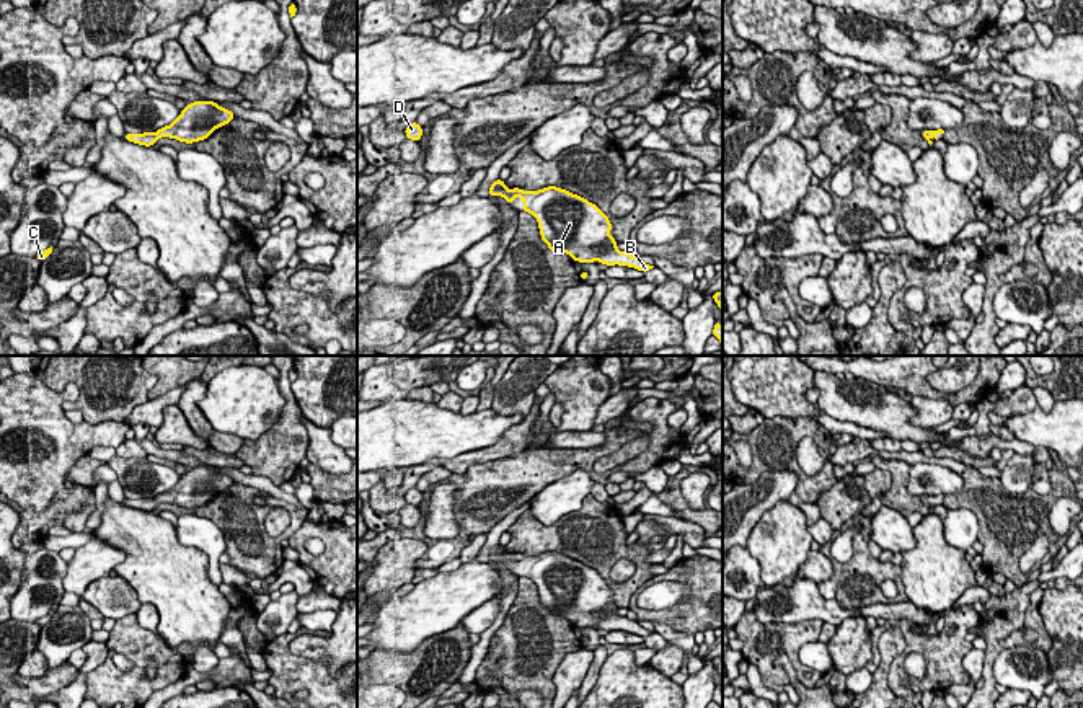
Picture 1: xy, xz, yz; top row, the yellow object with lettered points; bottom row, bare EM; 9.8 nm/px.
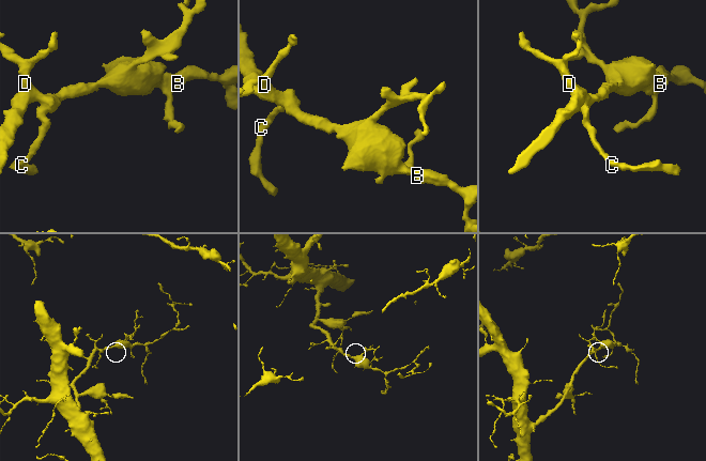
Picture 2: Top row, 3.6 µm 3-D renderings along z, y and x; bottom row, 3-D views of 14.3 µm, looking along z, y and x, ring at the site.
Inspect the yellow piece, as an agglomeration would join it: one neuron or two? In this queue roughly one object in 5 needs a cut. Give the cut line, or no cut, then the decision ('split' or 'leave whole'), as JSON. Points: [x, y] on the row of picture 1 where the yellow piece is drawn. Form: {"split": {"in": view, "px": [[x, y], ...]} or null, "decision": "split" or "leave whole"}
{"split": null, "decision": "leave whole"}

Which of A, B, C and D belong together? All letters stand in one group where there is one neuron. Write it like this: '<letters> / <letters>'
A B C D

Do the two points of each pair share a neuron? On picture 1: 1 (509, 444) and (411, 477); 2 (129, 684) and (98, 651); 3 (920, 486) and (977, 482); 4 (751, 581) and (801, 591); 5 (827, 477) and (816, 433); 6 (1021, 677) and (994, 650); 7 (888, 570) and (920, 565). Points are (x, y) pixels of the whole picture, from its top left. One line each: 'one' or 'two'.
1: one
2: two
3: two
4: two
5: one
6: two
7: two

